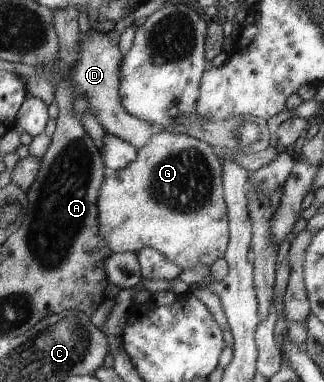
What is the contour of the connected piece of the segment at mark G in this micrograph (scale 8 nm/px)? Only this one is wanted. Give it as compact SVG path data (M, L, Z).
M163 130L137 152L137 158L129 166L115 171L111 178L104 178L100 188L100 232L113 252L138 253L145 247L151 247L185 271L197 265L210 268L215 260L224 258L231 242L231 229L228 227L227 201L224 199L223 164L215 148L187 133Z

